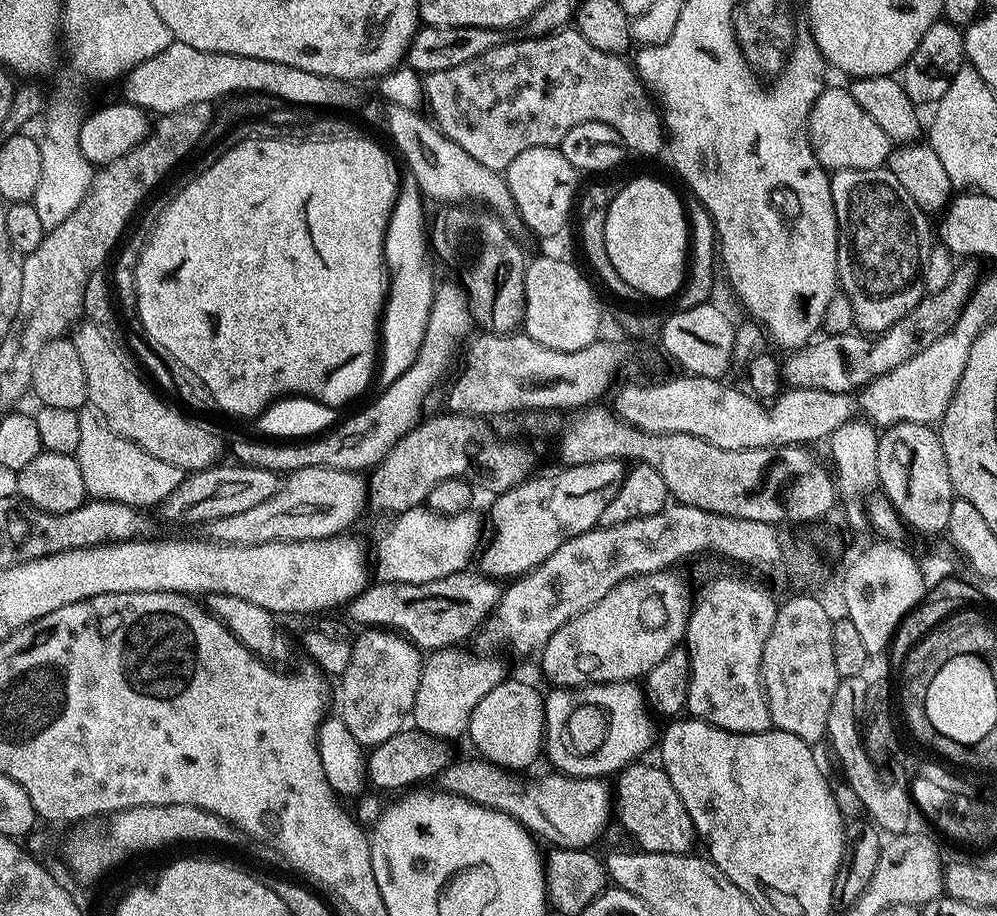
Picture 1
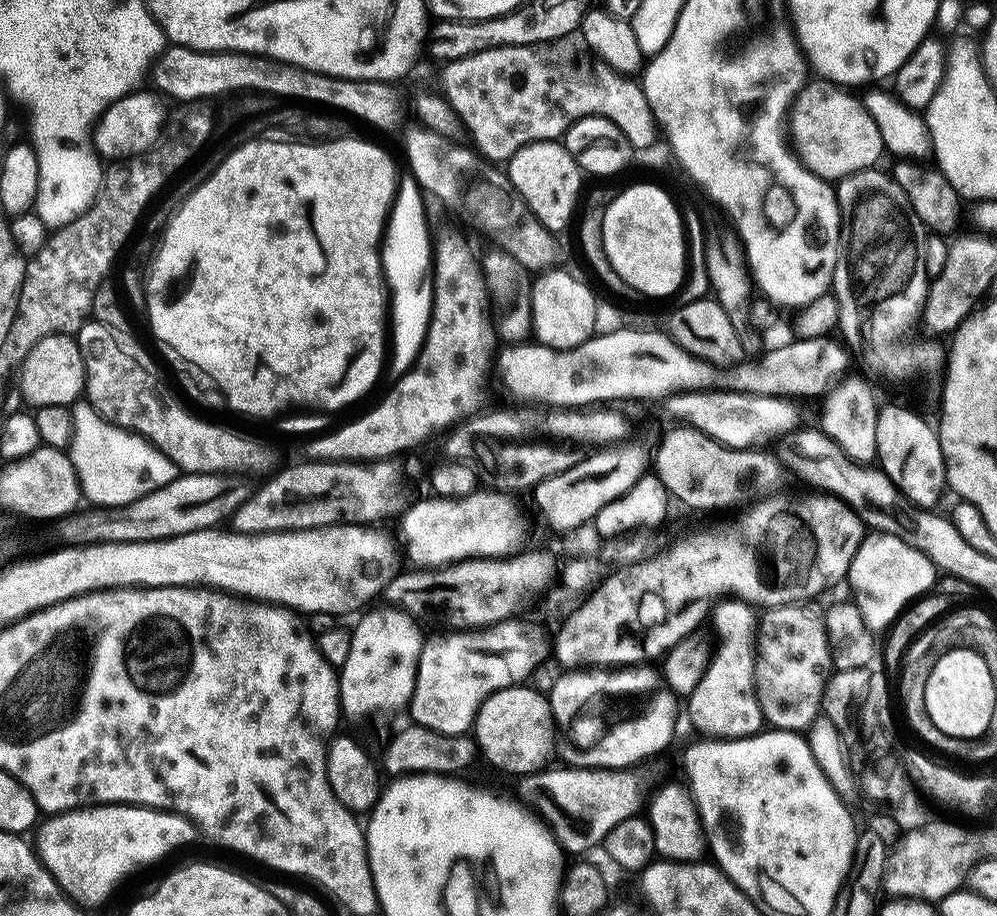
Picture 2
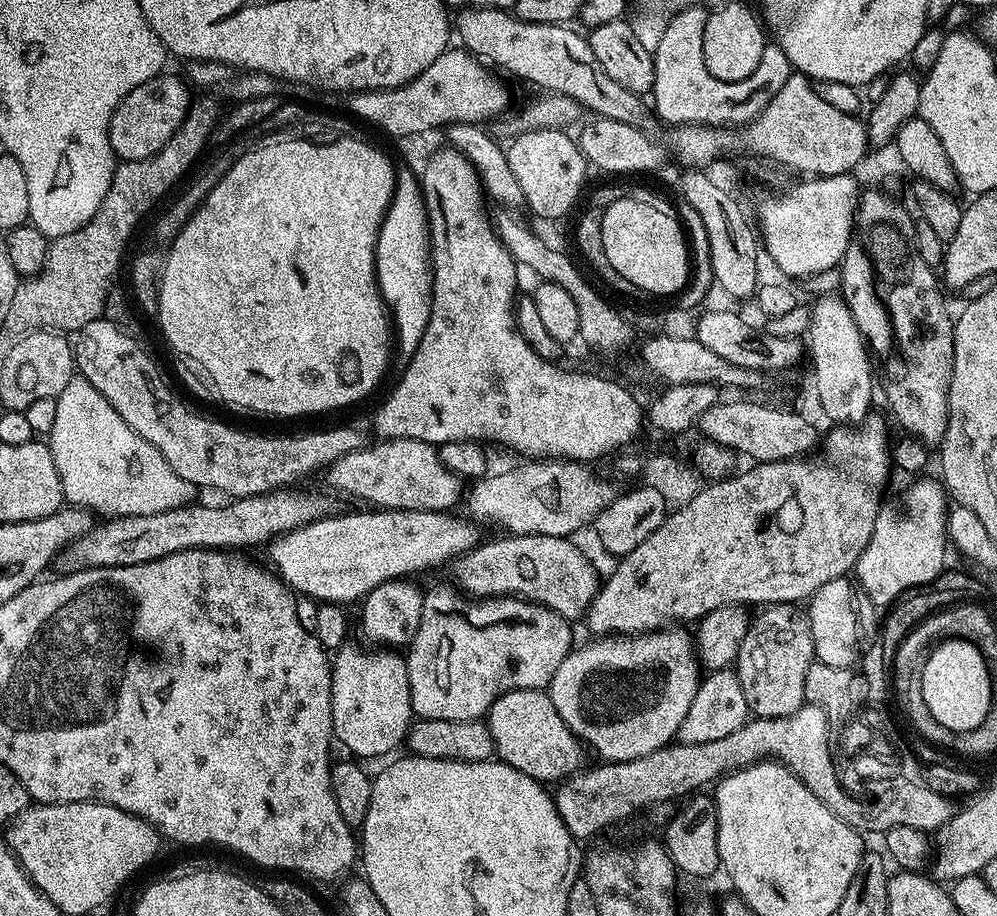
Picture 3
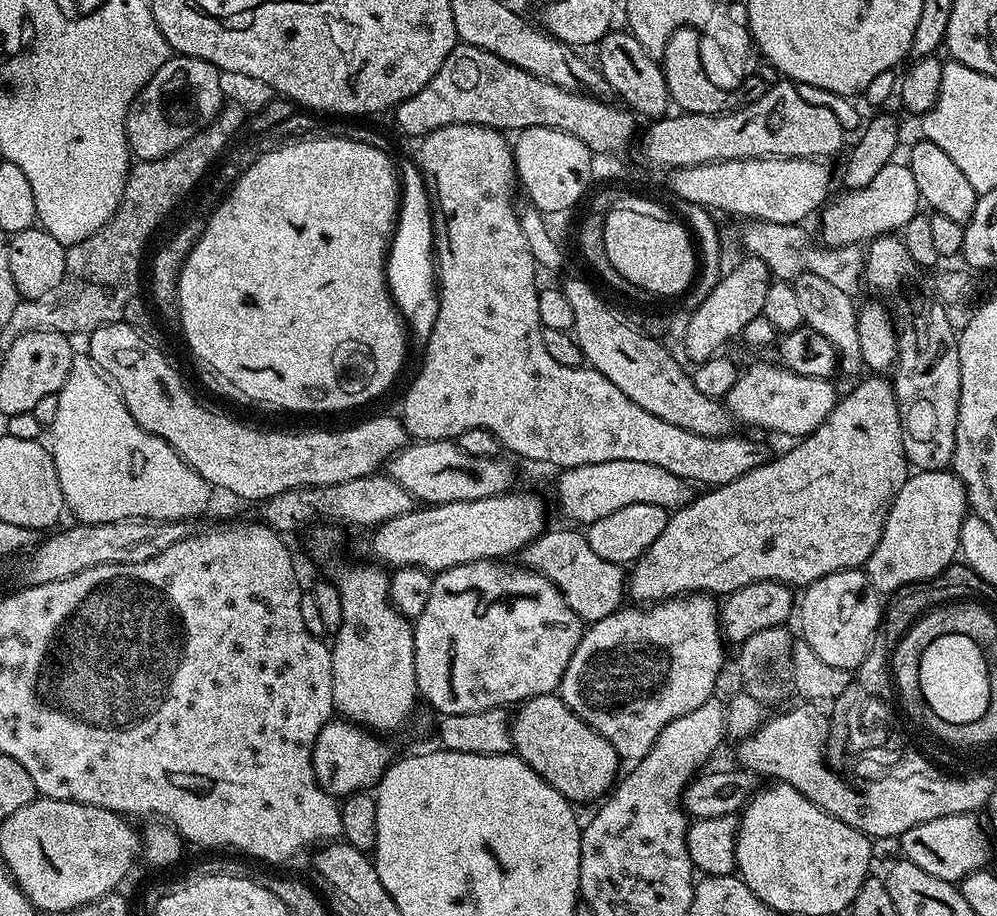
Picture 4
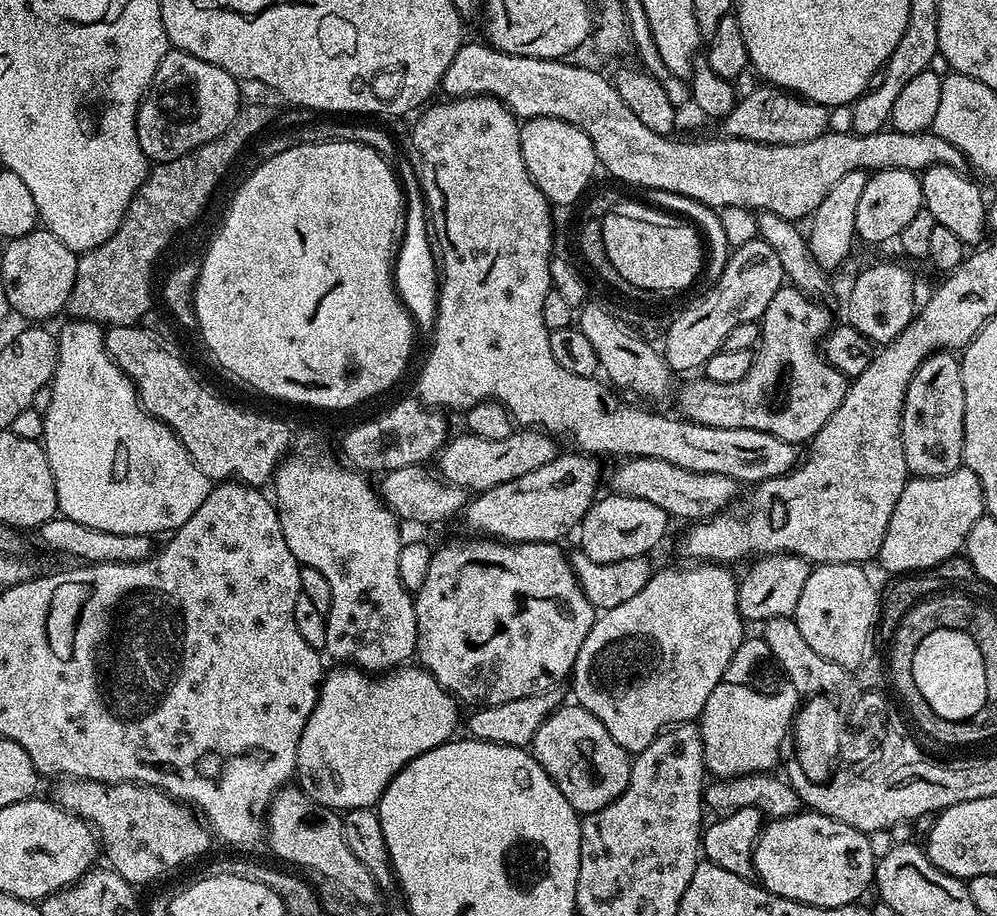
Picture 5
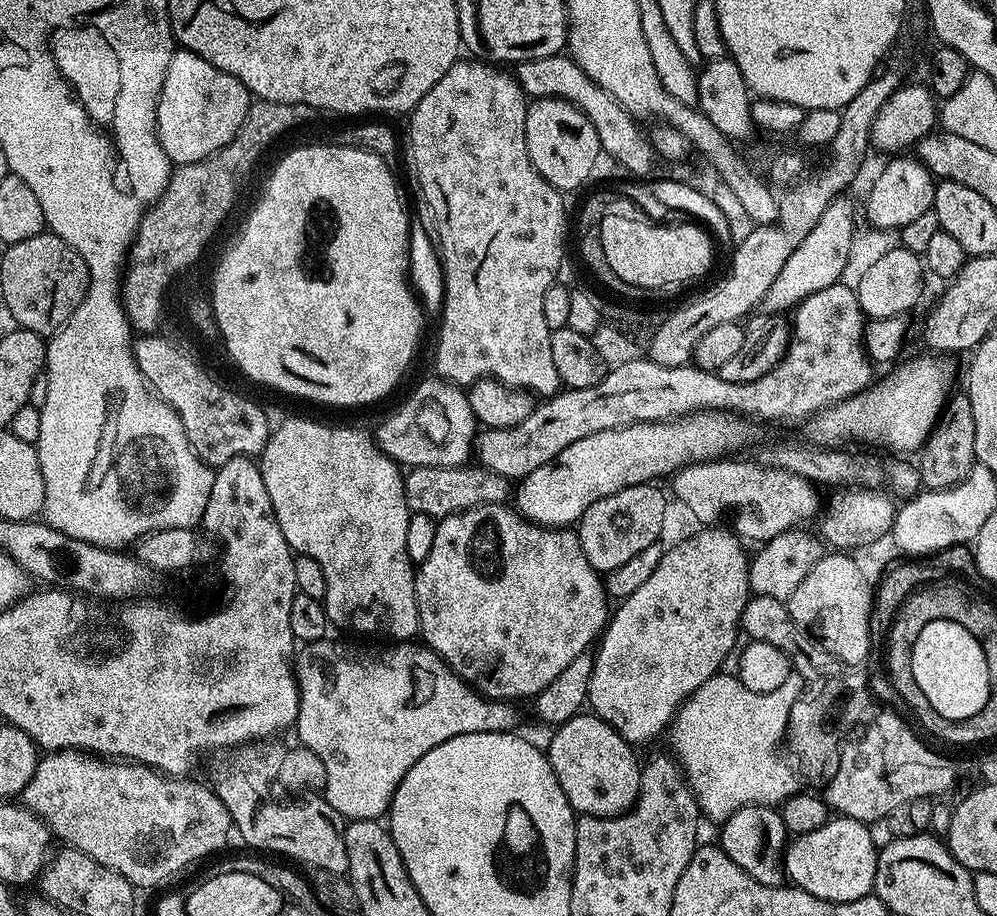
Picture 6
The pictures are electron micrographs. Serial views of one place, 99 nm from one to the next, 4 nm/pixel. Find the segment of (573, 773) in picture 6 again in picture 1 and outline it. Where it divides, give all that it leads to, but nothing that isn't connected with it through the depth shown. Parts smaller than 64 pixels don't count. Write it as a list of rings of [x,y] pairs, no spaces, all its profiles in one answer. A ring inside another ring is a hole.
[[[512,678],[494,686],[478,706],[474,706],[468,723],[467,739],[476,743],[483,759],[498,767],[509,770],[528,768],[536,759],[541,759],[546,744],[546,725],[544,722],[545,697],[539,696],[528,684],[519,684]]]

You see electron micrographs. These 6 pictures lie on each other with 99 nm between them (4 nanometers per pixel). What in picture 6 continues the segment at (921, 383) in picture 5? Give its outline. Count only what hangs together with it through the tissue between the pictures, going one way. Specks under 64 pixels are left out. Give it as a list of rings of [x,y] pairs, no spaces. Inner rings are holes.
[[[966,394],[955,396],[943,405],[934,427],[918,449],[920,460],[915,461],[921,485],[933,492],[953,488],[968,477],[973,464],[977,463],[974,450],[974,412],[970,410],[970,398]]]

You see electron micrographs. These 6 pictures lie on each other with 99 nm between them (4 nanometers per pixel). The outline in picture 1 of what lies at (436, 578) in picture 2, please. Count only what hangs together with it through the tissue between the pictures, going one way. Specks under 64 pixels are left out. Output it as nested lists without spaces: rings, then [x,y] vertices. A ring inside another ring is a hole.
[[[463,570],[425,584],[386,584],[376,582],[355,596],[346,613],[365,629],[395,629],[421,650],[446,650],[464,640],[484,619],[493,615],[500,603],[502,588],[495,579],[479,571]]]

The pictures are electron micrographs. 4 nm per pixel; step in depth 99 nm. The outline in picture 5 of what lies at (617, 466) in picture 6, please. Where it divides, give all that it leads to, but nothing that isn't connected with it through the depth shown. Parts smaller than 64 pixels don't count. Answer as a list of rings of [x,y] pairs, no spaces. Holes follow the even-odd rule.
[[[575,450],[557,454],[546,466],[538,466],[538,470],[530,470],[530,474],[522,474],[522,478],[514,478],[514,482],[502,482],[502,486],[494,486],[490,490],[473,495],[464,505],[462,521],[472,534],[483,534],[485,537],[502,540],[510,544],[550,544],[563,541],[568,531],[579,525],[581,518],[588,513],[597,499],[596,487],[600,484],[599,459]]]

